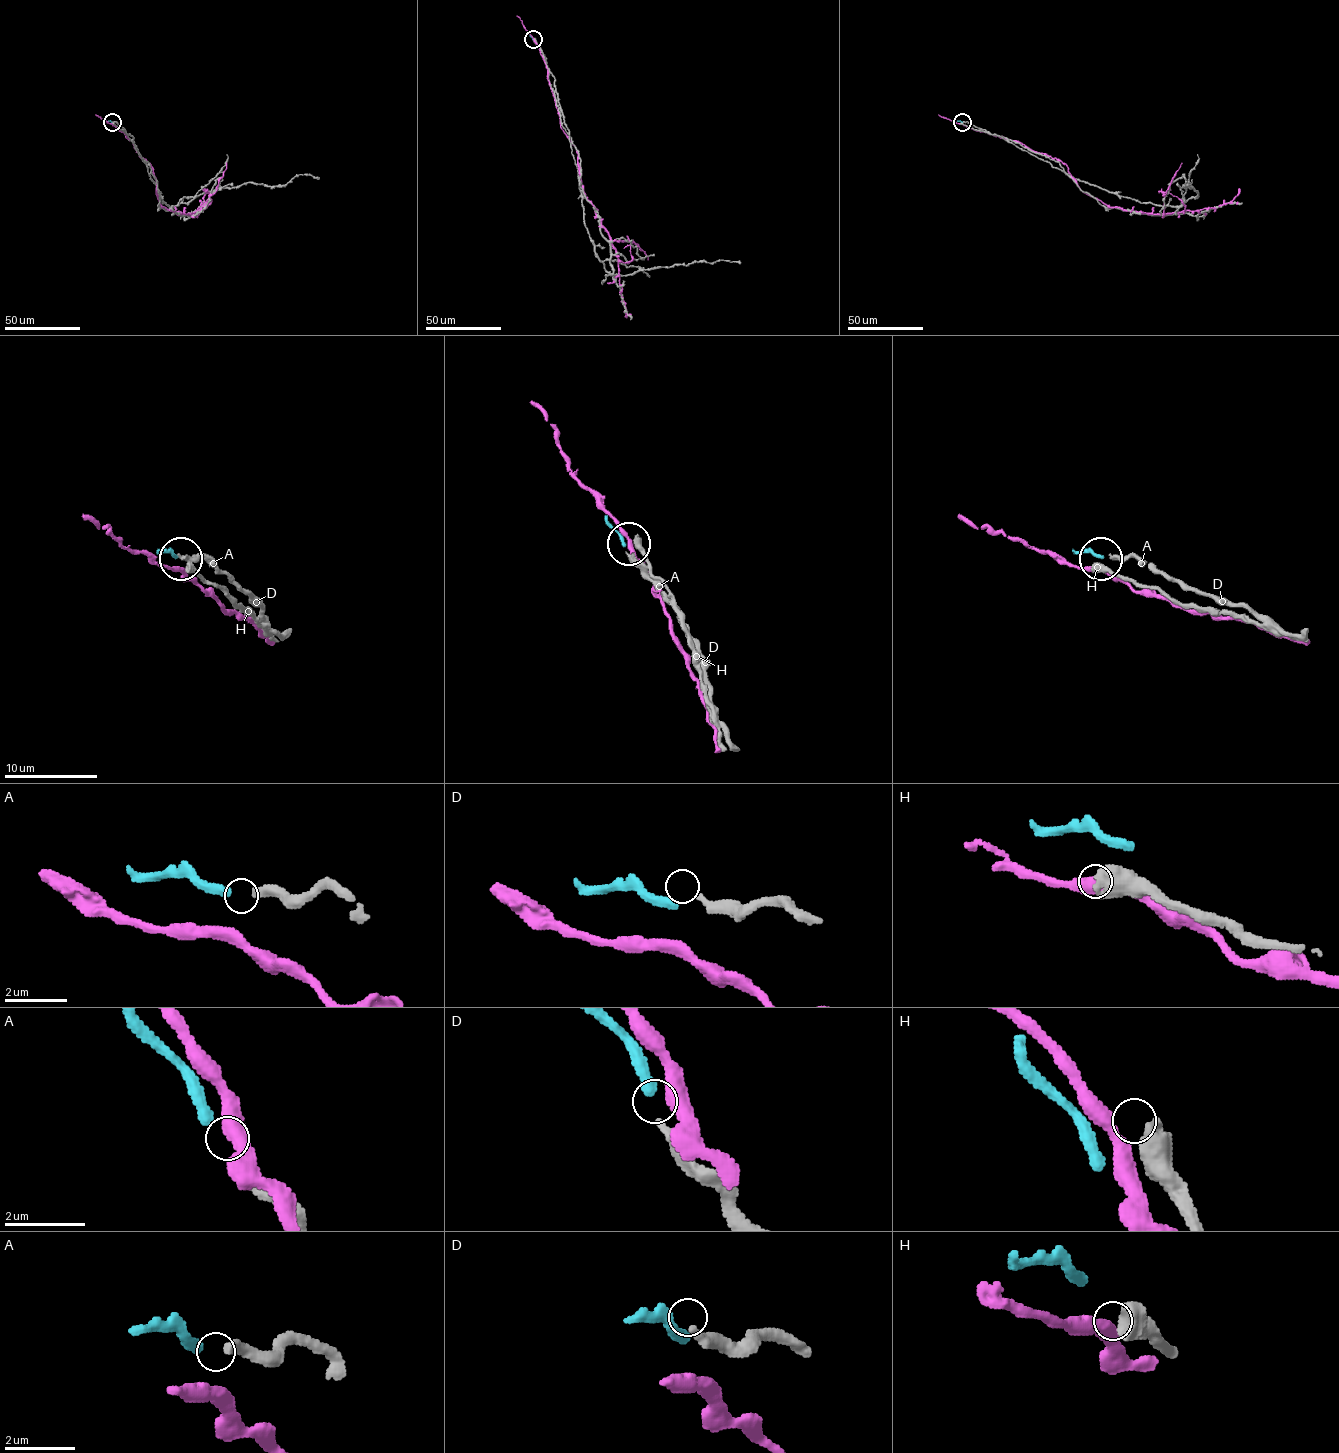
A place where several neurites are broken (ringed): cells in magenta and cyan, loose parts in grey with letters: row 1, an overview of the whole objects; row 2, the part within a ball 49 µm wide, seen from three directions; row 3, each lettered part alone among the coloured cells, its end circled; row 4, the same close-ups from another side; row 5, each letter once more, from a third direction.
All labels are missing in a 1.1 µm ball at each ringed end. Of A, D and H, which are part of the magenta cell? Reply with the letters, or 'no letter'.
no letter

